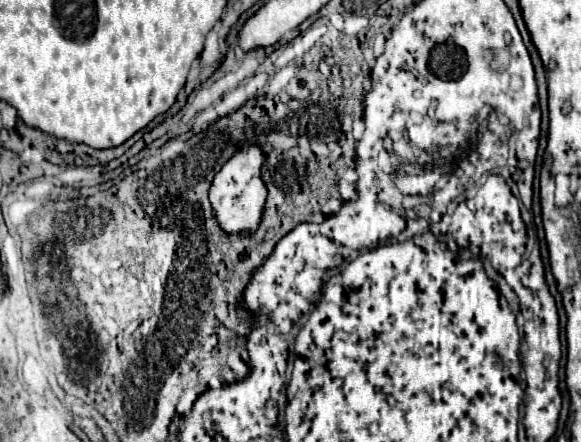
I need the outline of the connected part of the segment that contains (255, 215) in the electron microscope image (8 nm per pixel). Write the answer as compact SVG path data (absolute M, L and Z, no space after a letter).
M246 146L238 150L214 176L214 182L210 186L210 202L214 208L214 214L222 226L224 232L254 232L258 228L258 222L262 218L262 206L266 200L266 186L260 178L260 166L262 166L262 150L258 146Z

